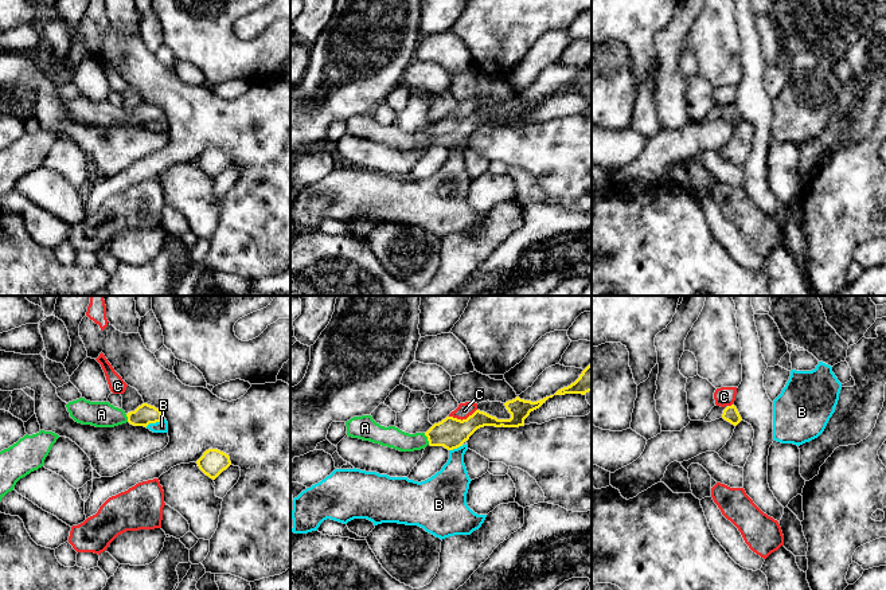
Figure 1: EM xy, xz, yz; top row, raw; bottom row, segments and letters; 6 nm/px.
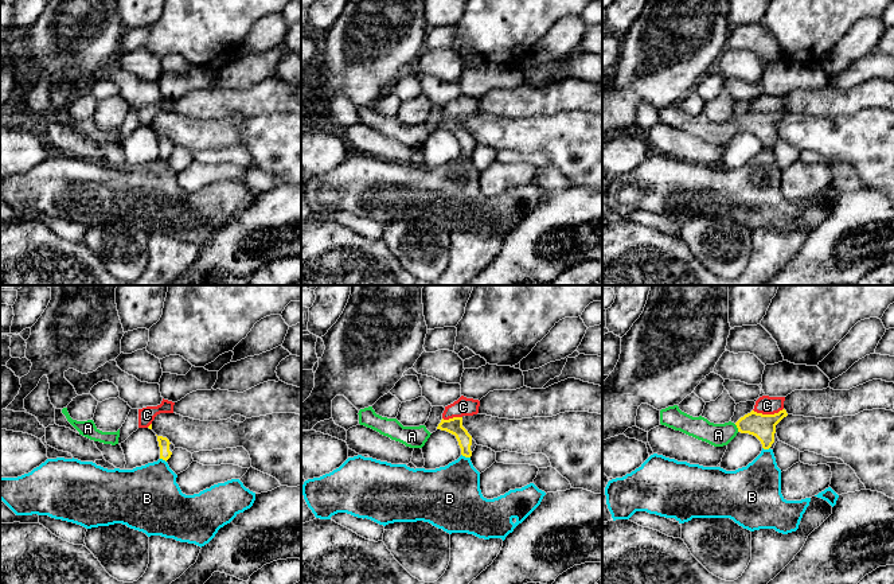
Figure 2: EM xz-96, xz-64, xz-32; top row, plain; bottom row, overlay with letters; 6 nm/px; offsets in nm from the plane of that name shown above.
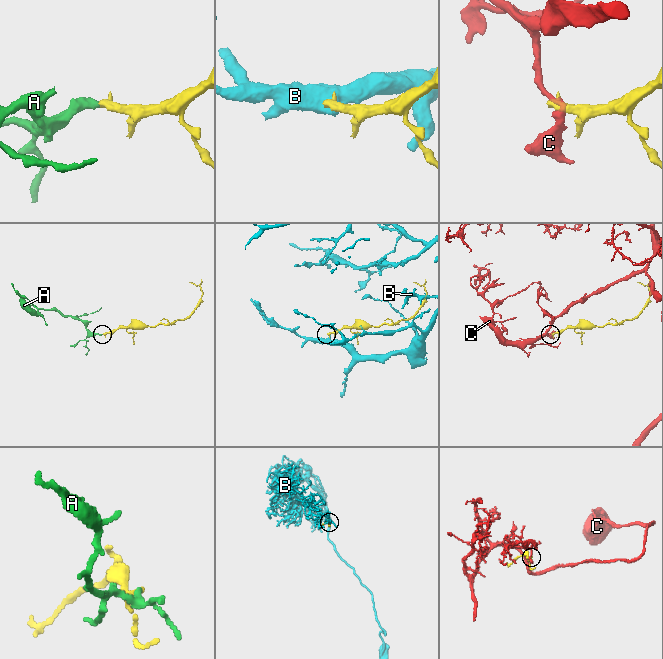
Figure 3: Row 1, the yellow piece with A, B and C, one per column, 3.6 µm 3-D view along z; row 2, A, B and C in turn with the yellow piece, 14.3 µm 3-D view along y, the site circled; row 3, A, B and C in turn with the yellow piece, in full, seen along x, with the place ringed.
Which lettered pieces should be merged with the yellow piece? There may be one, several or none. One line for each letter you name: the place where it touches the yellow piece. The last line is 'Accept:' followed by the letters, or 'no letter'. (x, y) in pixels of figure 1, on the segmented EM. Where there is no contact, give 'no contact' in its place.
A: contact xz (428, 438)
Accept: A

